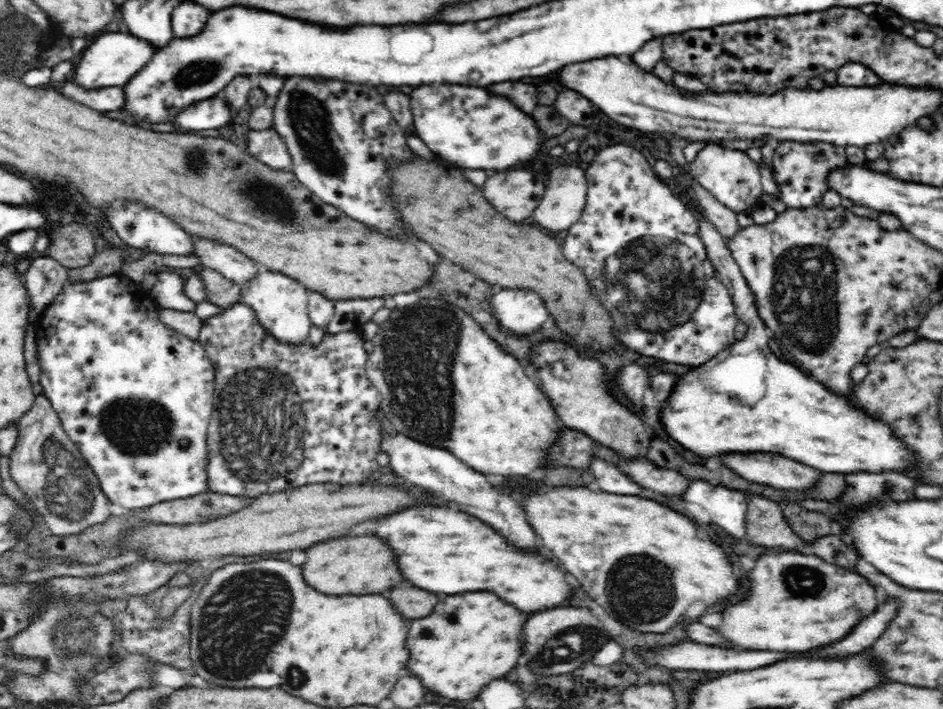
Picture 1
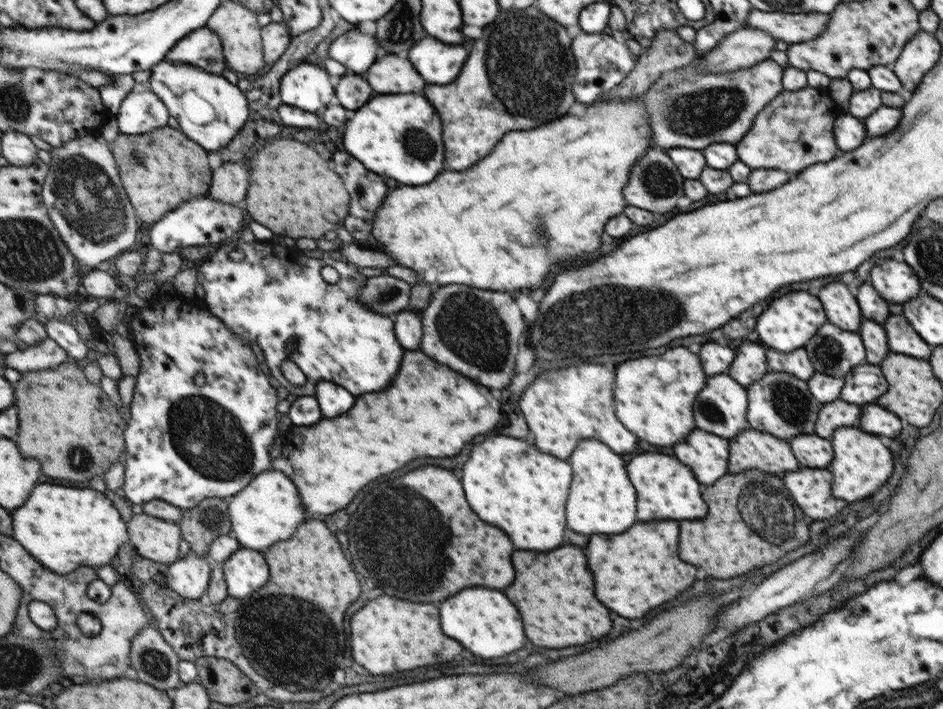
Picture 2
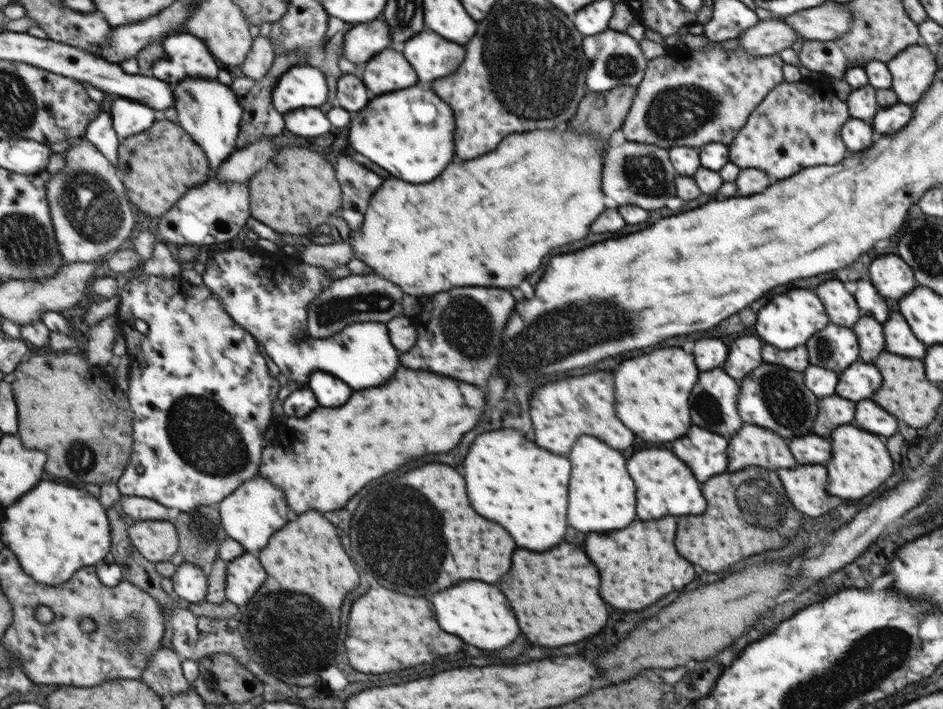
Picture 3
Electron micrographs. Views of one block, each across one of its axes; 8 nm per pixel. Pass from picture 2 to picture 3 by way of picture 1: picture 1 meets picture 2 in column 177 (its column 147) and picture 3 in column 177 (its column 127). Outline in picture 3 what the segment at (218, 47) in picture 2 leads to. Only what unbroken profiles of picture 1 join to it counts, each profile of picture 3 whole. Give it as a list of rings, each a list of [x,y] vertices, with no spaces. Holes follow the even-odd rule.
[[[174,32],[164,37],[162,48],[164,56],[157,59],[146,71],[150,77],[164,82],[182,82],[190,78],[216,78],[220,66],[216,64],[214,55],[208,52],[204,40],[188,32]]]

